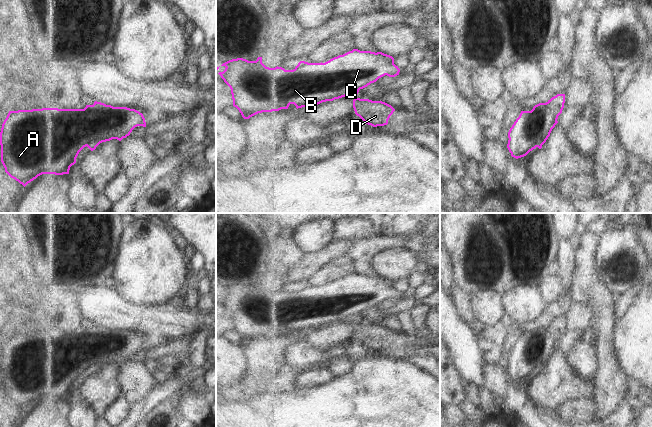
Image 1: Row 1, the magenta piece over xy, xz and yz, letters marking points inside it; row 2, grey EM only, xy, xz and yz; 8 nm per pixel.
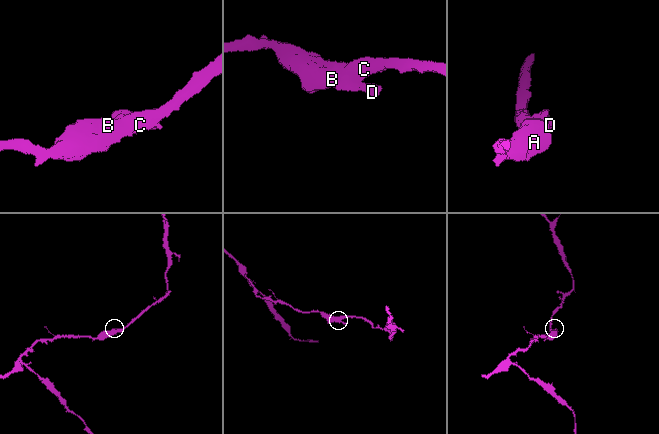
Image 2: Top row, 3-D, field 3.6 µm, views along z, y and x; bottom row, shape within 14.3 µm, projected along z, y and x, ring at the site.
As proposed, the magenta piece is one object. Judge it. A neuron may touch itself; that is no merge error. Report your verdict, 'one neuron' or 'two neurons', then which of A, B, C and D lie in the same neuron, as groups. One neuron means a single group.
two neurons; groups A B C / D

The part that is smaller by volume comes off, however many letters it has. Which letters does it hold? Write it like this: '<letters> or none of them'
D

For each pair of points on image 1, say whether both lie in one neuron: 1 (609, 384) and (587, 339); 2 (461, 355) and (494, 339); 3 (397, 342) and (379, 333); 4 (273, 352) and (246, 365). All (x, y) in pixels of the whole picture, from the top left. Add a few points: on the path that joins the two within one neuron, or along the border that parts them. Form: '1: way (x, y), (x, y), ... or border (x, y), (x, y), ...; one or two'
1: border (592, 337), (597, 348), (597, 371), (595, 377); two
2: border (477, 335), (478, 346), (485, 364); two
3: way (393, 341), (383, 337); one
4: border (246, 346), (246, 352), (253, 370); two

